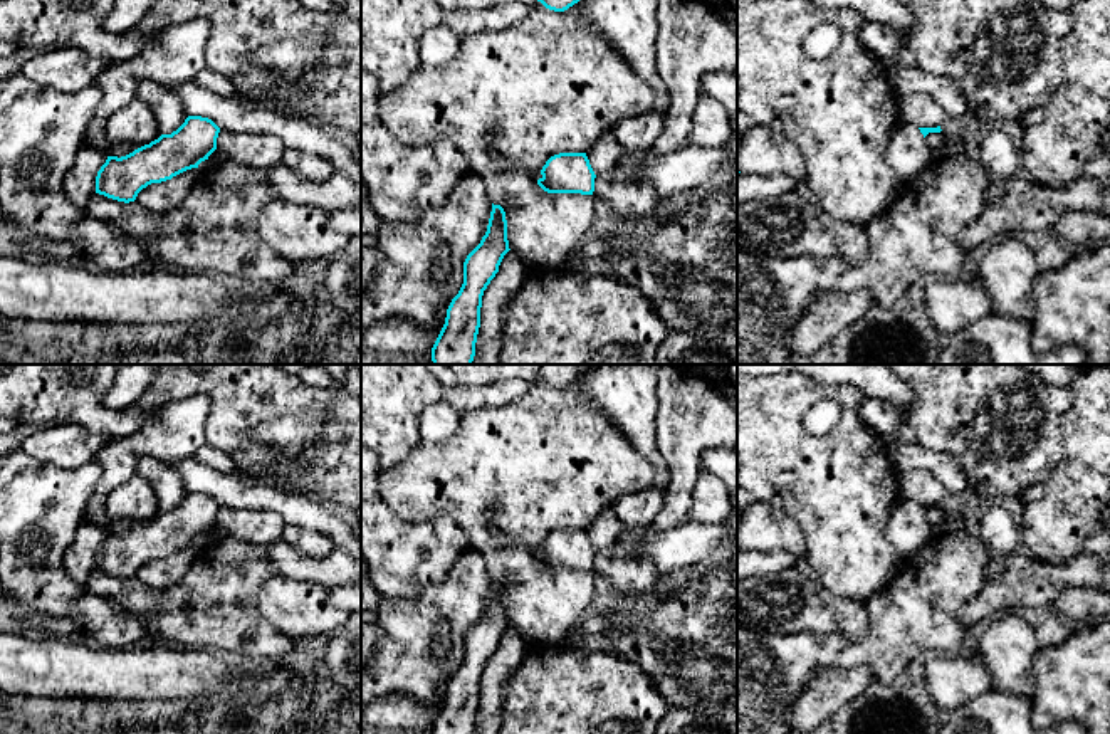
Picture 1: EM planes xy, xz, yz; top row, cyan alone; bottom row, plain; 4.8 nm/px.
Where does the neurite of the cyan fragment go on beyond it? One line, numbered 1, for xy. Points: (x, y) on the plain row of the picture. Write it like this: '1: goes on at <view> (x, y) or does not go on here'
1: does not go on here

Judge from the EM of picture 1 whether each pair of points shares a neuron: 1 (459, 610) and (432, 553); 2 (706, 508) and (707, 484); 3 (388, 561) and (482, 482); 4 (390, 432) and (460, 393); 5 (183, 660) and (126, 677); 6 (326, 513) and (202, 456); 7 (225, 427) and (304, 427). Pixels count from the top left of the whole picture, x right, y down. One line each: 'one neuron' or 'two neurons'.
1: two neurons
2: one neuron
3: two neurons
4: one neuron
5: one neuron
6: two neurons
7: two neurons

